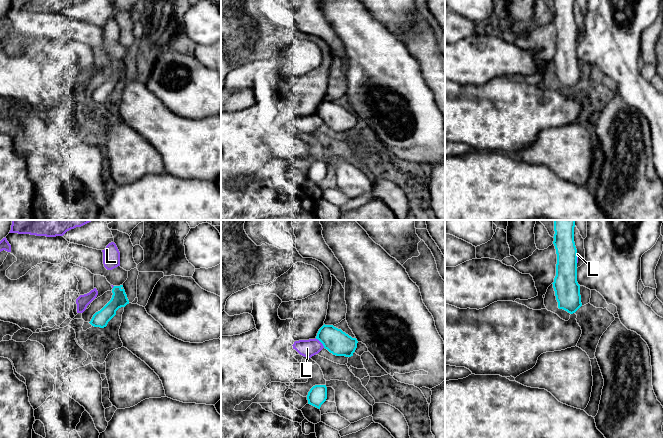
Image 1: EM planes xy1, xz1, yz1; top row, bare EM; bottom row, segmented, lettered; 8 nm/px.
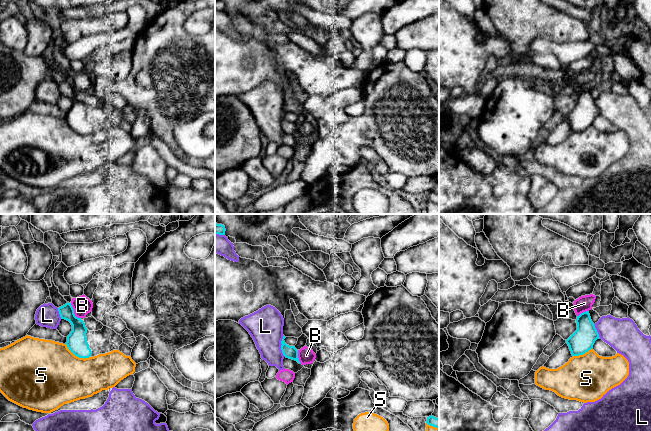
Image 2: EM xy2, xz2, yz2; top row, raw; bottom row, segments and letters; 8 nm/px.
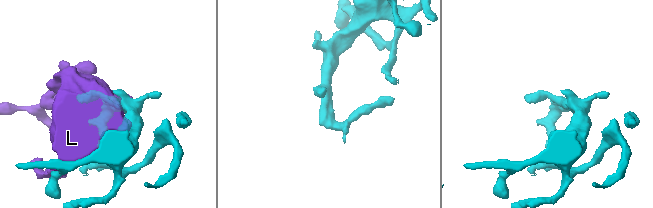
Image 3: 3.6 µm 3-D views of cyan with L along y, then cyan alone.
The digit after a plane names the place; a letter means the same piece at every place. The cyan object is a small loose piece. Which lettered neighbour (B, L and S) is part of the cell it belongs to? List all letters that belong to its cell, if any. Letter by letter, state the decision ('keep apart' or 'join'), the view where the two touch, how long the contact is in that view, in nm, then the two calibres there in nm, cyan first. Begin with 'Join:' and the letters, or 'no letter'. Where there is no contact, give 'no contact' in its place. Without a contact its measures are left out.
Join: no letter
B: keep apart | xy2 | 150 nm | 160/150 nm
L: keep apart | xz2 | 180 nm | 100/280 nm
S: keep apart | xy2 | 220 nm | 160/480 nm

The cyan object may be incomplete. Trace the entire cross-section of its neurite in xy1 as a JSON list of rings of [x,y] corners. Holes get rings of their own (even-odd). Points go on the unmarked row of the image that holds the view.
[[[123,61],[114,62],[112,69],[111,76],[93,91],[89,99],[94,103],[104,104],[116,91],[116,87],[123,83],[124,88],[119,105],[123,123],[144,137],[159,152],[166,173],[183,179],[215,181],[221,175],[221,116],[213,115],[203,119],[190,119],[179,116],[171,112],[158,97],[149,91],[145,83],[130,79]]]

